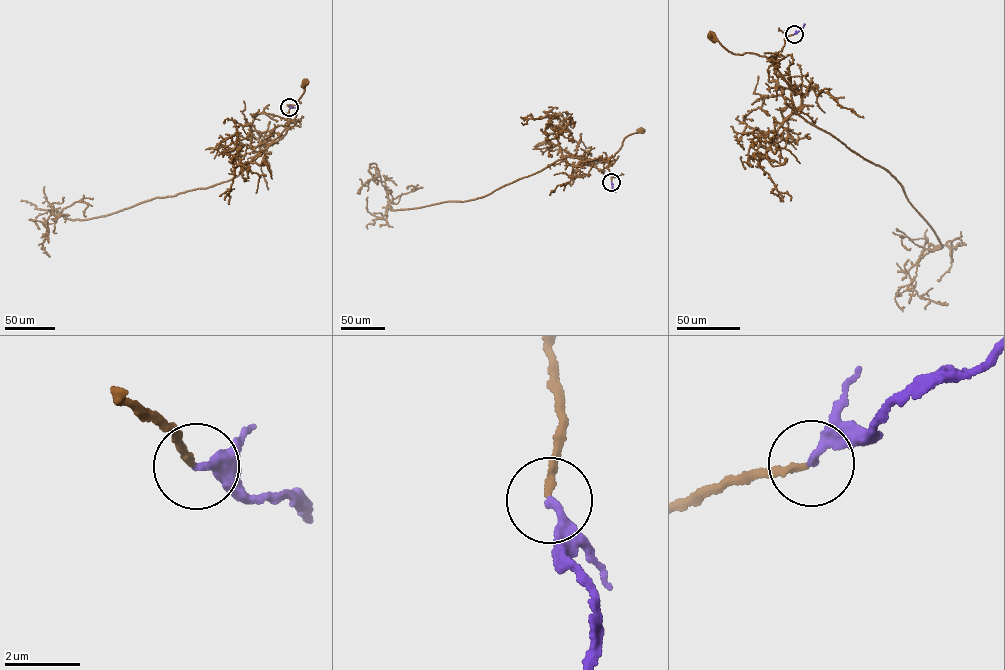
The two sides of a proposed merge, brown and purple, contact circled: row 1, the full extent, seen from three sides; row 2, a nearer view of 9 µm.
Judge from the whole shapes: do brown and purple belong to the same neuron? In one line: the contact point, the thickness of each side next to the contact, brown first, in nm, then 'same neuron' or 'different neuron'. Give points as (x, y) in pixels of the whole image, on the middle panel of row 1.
at (611, 182); 170 nm thick on the brown side, 240 nm on the other; same neuron

